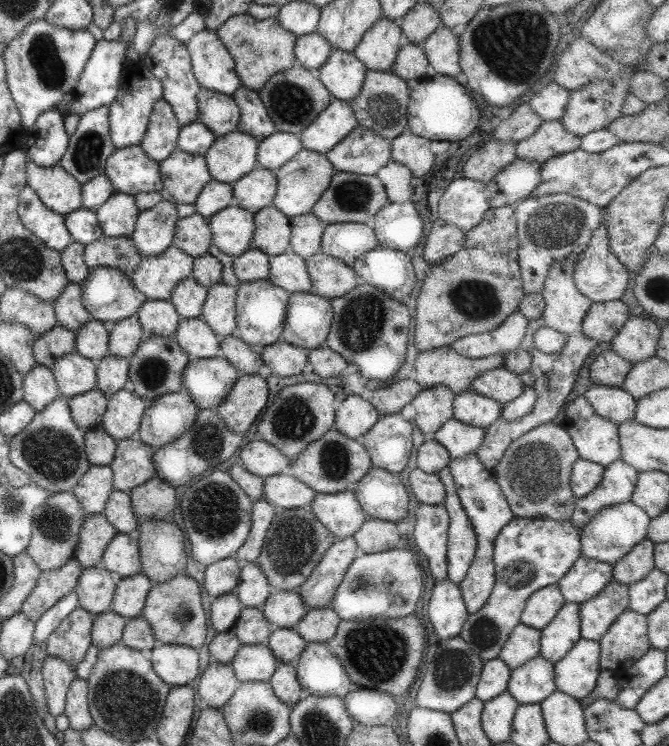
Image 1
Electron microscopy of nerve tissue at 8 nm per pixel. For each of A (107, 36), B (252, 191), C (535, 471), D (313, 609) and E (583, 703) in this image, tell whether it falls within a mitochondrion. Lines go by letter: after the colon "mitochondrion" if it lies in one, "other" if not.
A: other
B: other
C: mitochondrion
D: other
E: other

